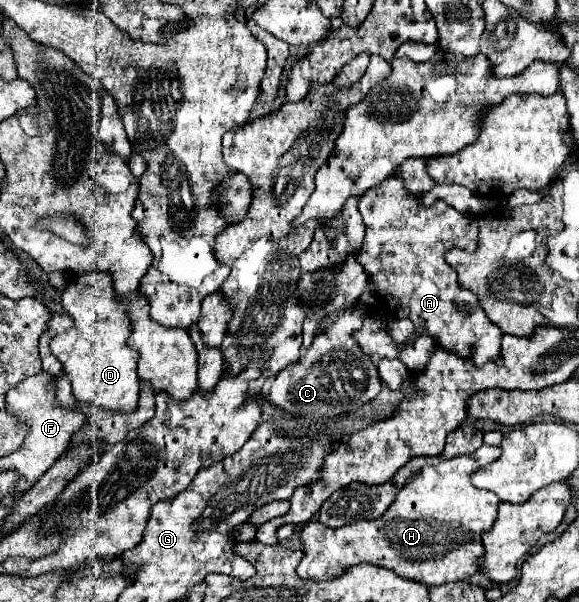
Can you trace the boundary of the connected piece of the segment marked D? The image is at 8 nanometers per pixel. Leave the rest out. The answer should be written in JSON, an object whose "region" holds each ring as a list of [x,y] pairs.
{"region":[[[86,273],[72,281],[62,293],[62,305],[74,319],[74,327],[52,339],[50,349],[62,363],[62,373],[72,383],[78,401],[94,403],[102,409],[130,413],[138,405],[138,351],[128,347],[132,319],[126,305],[114,291],[110,273]]]}

